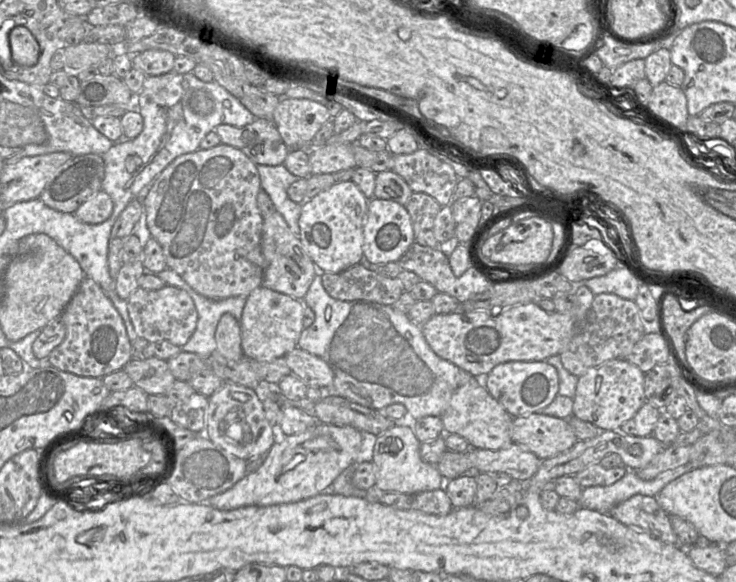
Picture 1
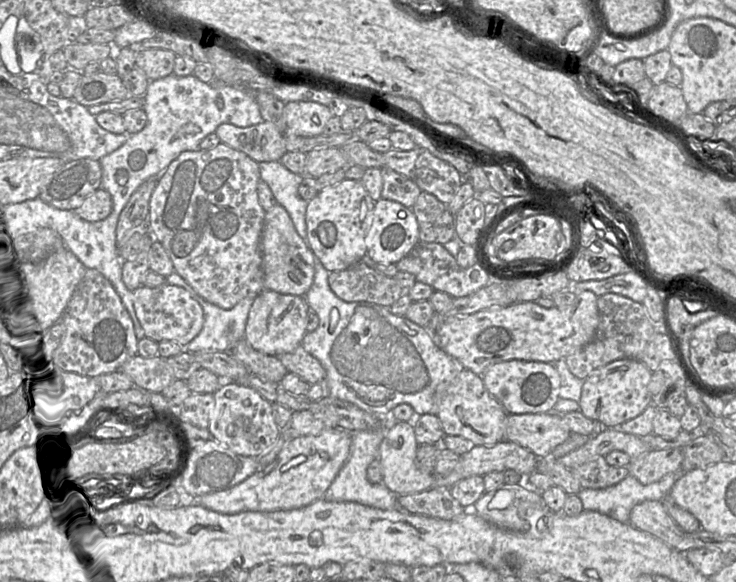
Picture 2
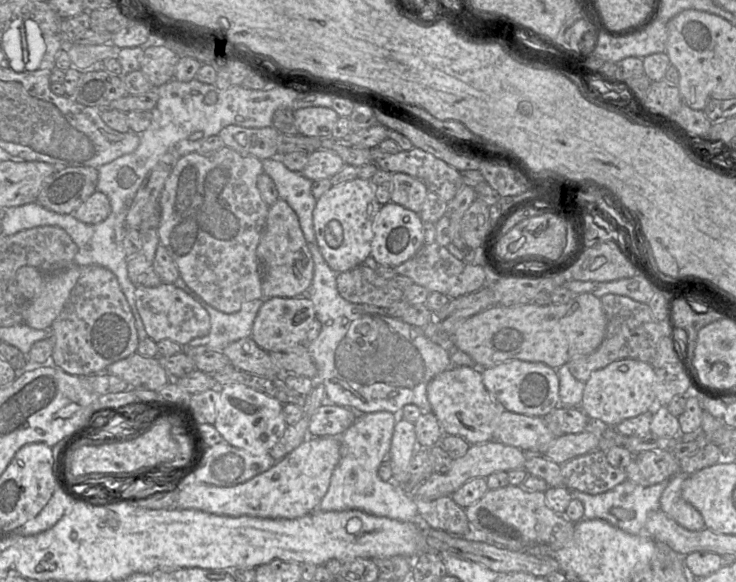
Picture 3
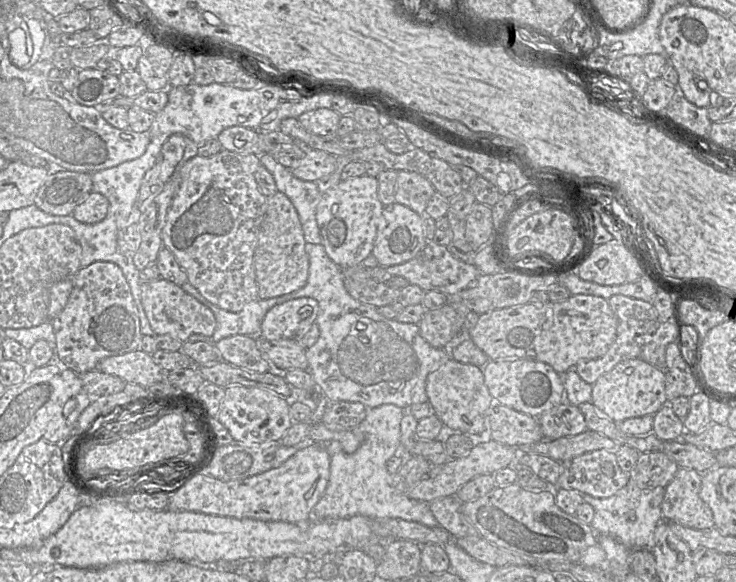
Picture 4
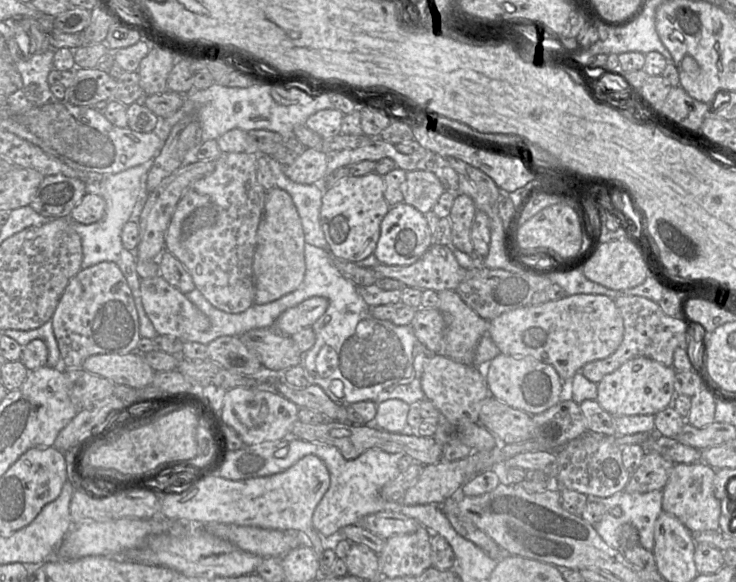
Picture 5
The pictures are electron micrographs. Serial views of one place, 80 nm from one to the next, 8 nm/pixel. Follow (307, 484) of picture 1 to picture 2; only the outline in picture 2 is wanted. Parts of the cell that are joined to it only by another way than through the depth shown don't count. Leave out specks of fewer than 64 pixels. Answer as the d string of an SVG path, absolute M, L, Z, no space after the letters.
M339 427L316 435L290 438L277 457L239 484L204 494L195 502L215 512L235 514L245 511L270 512L301 508L322 498L351 453L352 432Z

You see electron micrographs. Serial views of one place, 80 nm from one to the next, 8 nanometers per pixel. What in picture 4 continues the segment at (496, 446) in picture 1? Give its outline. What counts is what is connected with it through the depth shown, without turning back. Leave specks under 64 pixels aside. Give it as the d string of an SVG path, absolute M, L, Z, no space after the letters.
M450 357L427 376L426 394L432 411L449 428L471 437L482 437L487 433L487 417L495 401L484 383L481 367Z

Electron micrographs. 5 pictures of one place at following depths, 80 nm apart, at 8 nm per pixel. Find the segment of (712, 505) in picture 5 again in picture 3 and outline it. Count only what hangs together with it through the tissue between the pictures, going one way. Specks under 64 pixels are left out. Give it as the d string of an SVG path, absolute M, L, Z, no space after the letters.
M679 471L669 479L669 484L660 498L660 510L682 527L697 531L706 526L701 513L682 497L683 482L687 476Z

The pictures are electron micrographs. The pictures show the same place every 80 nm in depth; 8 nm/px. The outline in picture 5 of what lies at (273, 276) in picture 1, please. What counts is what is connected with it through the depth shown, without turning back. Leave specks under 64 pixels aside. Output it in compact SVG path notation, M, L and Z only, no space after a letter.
M274 186L266 192L265 206L256 234L253 258L255 304L267 304L295 291L306 272L304 231L288 192Z

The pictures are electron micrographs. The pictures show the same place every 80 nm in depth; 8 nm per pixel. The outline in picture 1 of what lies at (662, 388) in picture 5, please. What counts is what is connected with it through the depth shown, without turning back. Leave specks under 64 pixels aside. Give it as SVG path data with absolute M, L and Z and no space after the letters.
M614 359L590 368L578 379L573 415L601 430L619 430L646 403L644 376L645 373L626 359Z

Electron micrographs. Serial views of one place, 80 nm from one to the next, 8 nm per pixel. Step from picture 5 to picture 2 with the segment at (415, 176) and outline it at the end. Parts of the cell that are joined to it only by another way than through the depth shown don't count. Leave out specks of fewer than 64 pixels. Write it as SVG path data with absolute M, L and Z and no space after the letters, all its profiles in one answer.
M389 168L382 169L383 188L381 197L412 209L421 189L410 179Z

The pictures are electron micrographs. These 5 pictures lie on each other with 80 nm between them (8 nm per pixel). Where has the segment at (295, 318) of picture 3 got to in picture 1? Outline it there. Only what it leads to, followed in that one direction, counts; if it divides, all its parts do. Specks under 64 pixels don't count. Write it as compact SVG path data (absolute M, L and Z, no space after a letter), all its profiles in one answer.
M264 286L254 289L246 298L240 321L241 346L247 358L268 362L285 357L298 347L303 331L304 301Z

